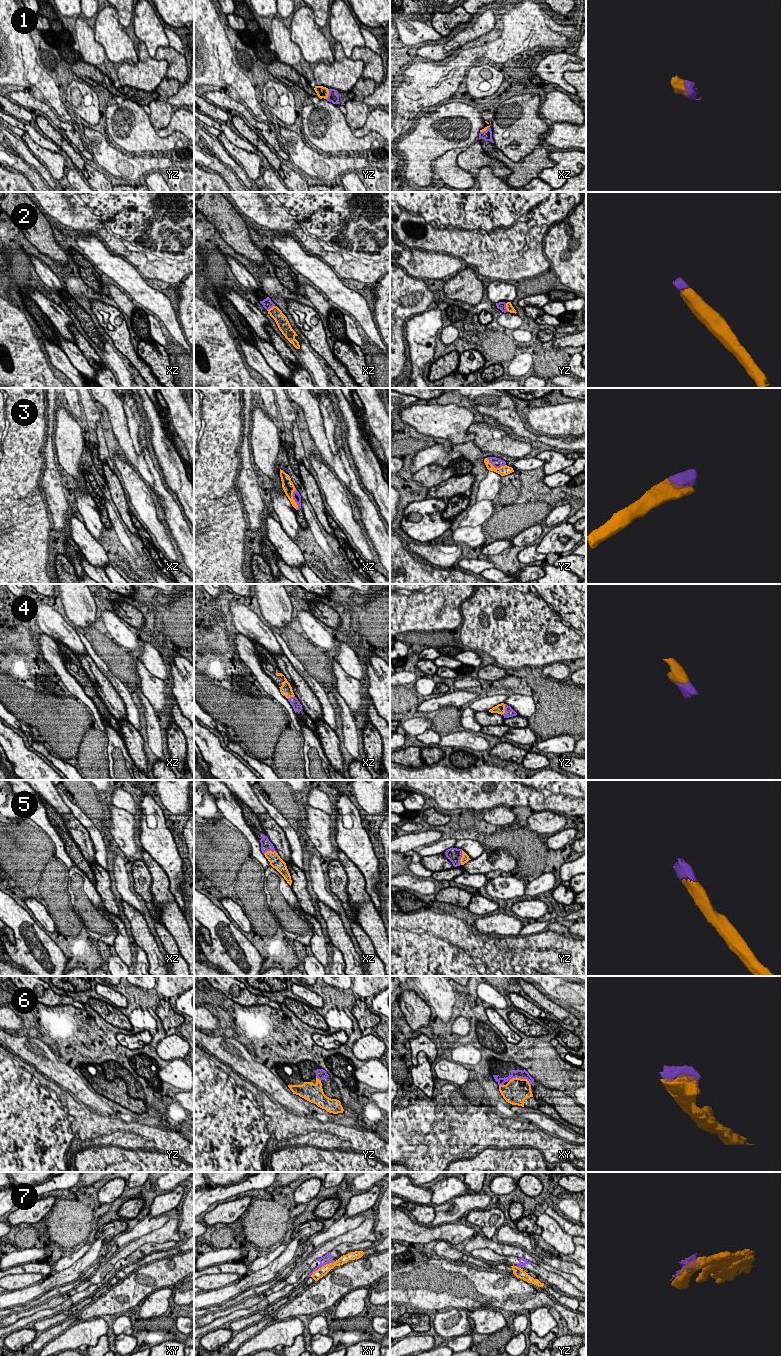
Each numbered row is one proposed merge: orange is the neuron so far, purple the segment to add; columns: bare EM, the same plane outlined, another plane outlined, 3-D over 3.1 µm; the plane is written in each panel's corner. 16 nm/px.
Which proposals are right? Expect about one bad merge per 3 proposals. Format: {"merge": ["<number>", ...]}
{"merge": ["1", "2", "3", "4", "5"]}

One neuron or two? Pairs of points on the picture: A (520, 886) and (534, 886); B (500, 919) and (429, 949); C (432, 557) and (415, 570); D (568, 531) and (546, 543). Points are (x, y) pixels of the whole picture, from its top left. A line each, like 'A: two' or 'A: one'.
A: two
B: two
C: two
D: one

